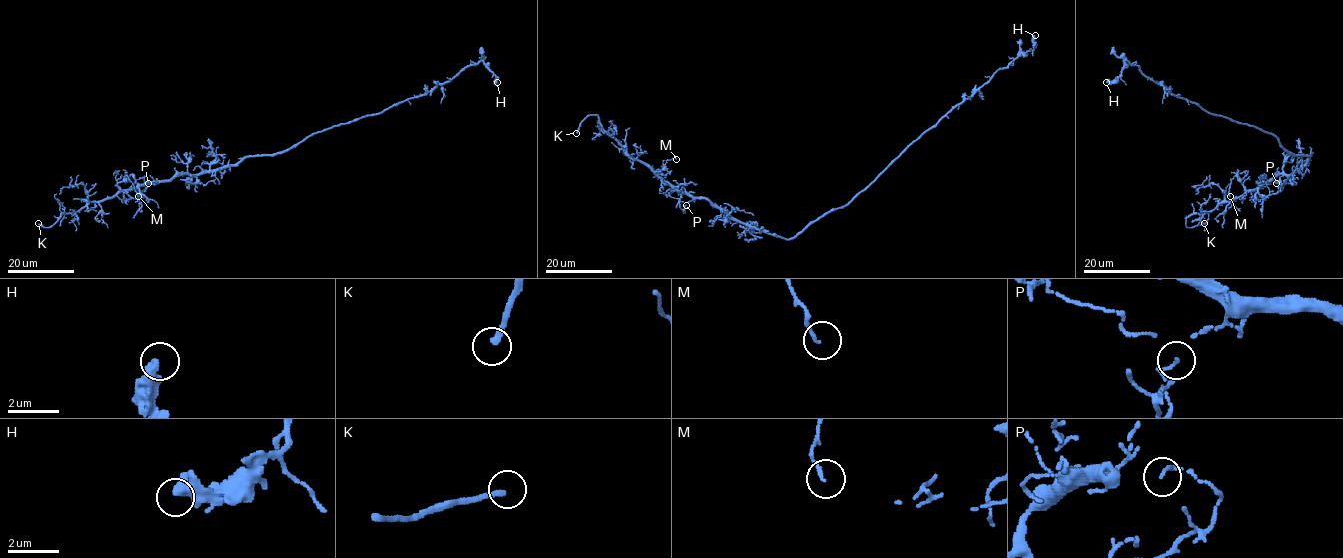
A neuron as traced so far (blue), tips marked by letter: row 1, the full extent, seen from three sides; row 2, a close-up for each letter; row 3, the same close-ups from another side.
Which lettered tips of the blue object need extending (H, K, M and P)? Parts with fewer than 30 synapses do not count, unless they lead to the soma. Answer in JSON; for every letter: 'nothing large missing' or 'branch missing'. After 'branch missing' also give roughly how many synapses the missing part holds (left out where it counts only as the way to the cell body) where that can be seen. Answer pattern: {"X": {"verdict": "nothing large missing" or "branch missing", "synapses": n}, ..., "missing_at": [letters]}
{"H": {"verdict": "nothing large missing"}, "K": {"verdict": "branch missing"}, "M": {"verdict": "nothing large missing"}, "P": {"verdict": "nothing large missing"}, "missing_at": ["K"]}

